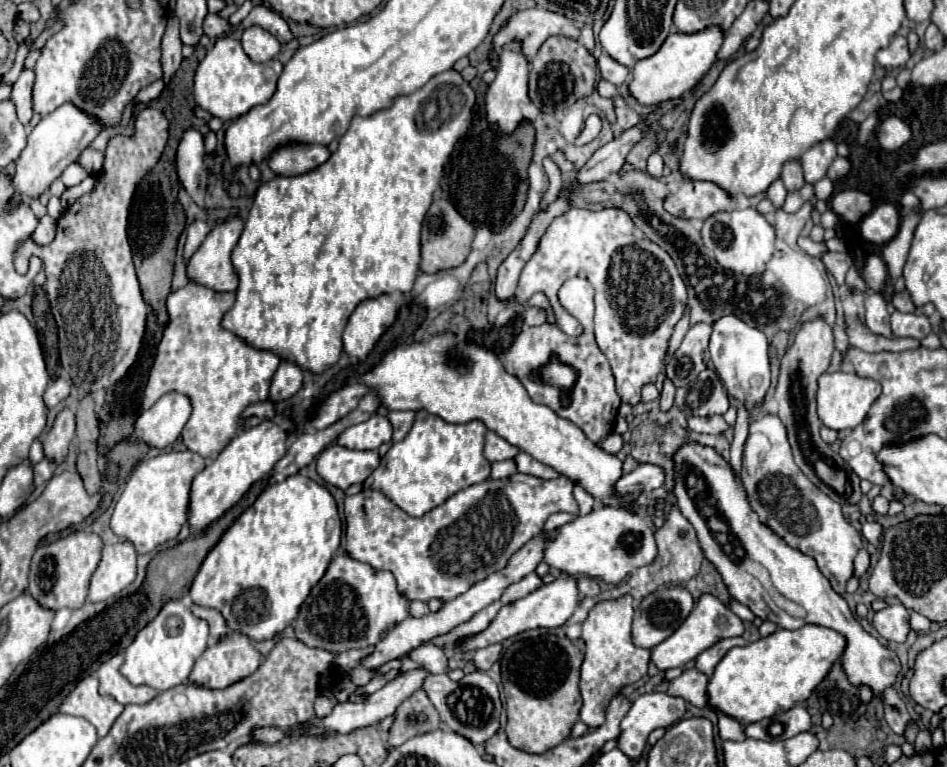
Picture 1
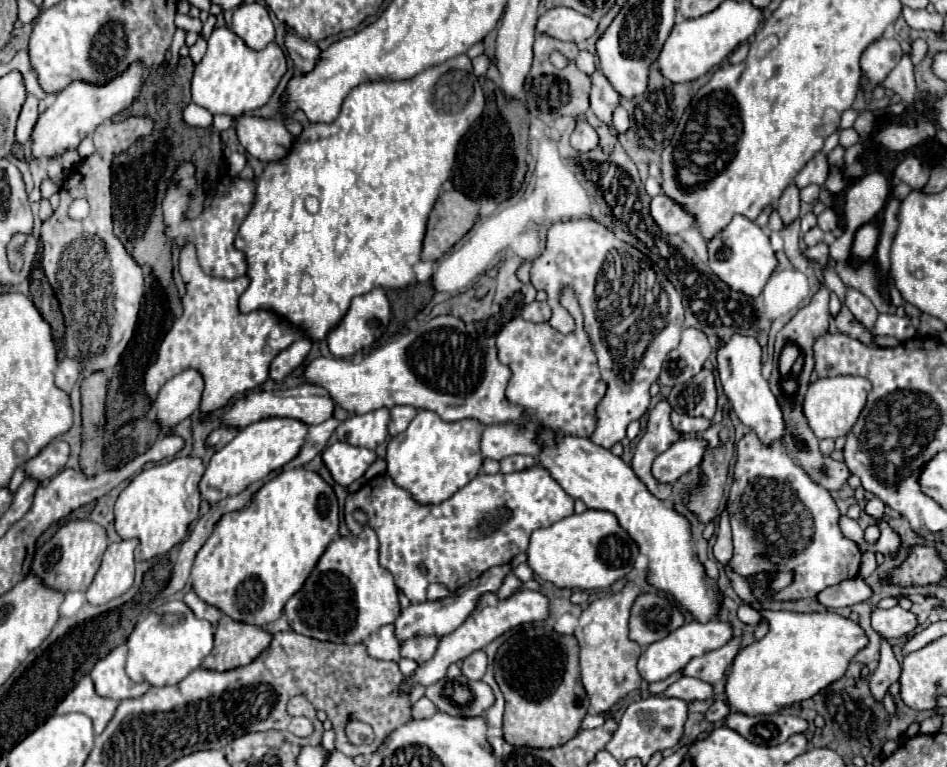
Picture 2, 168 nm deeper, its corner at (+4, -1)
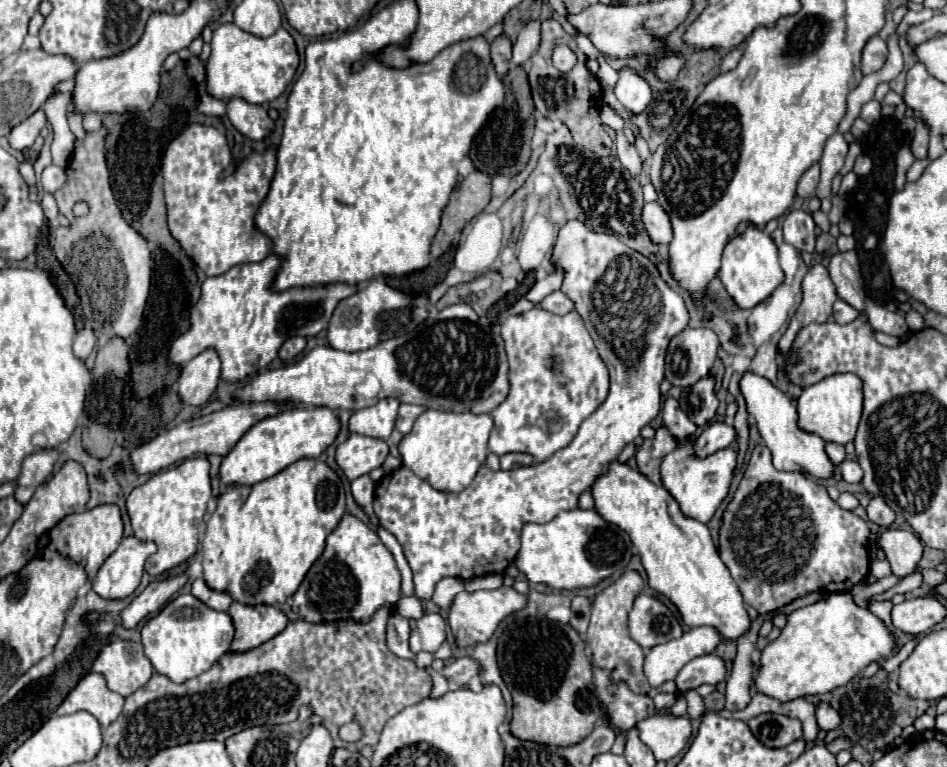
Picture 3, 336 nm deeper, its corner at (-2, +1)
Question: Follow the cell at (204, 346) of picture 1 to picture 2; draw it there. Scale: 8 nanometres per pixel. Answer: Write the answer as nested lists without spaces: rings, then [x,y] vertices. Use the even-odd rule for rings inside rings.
[[[186,243],[180,249],[180,275],[186,283],[186,295],[182,297],[184,311],[166,333],[156,363],[146,371],[144,391],[150,399],[154,399],[158,389],[174,375],[186,369],[196,369],[204,379],[200,419],[206,421],[210,413],[226,407],[236,395],[266,383],[274,355],[290,347],[290,343],[300,339],[302,333],[270,311],[252,311],[242,315],[238,311],[238,297],[248,287],[248,277],[228,281],[204,275],[196,261],[196,253],[190,251],[190,245],[192,243]]]

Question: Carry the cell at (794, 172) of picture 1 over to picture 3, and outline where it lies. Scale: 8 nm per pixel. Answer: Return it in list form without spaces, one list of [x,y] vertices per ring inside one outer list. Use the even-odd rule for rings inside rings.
[[[790,211],[782,223],[784,241],[798,249],[800,253],[812,253],[816,243],[814,227],[816,225],[806,211]]]

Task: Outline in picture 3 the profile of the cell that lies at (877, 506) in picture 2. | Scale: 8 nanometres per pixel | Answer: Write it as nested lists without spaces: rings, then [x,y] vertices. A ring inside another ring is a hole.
[[[872,497],[866,511],[868,511],[868,519],[880,527],[890,527],[894,523],[894,511],[884,503],[882,497]]]

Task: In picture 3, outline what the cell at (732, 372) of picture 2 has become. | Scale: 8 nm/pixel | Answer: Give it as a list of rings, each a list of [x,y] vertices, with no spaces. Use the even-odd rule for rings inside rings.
[[[744,373],[742,381],[740,381],[740,389],[744,393],[748,413],[756,419],[760,437],[764,439],[768,449],[772,451],[776,469],[780,469],[780,471],[802,471],[804,475],[812,475],[816,479],[834,477],[834,471],[838,467],[832,465],[828,453],[824,451],[826,441],[814,433],[806,433],[798,427],[796,407],[792,405],[792,401],[782,391],[778,391],[768,379],[758,377],[754,373]]]

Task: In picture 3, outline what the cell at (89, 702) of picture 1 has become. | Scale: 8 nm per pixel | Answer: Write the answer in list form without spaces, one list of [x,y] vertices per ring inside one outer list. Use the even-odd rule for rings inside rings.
[[[88,673],[80,679],[80,685],[76,685],[72,693],[68,693],[64,705],[56,709],[56,715],[68,715],[84,709],[92,713],[102,727],[108,727],[120,715],[122,705],[124,697],[110,691],[100,673]]]

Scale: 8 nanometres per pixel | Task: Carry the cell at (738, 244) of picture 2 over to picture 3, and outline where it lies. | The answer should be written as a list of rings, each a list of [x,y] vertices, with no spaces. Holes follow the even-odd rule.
[[[748,227],[742,235],[736,235],[724,249],[718,277],[740,309],[752,309],[766,301],[784,283],[784,273],[778,263],[778,249],[770,235],[756,227]]]

